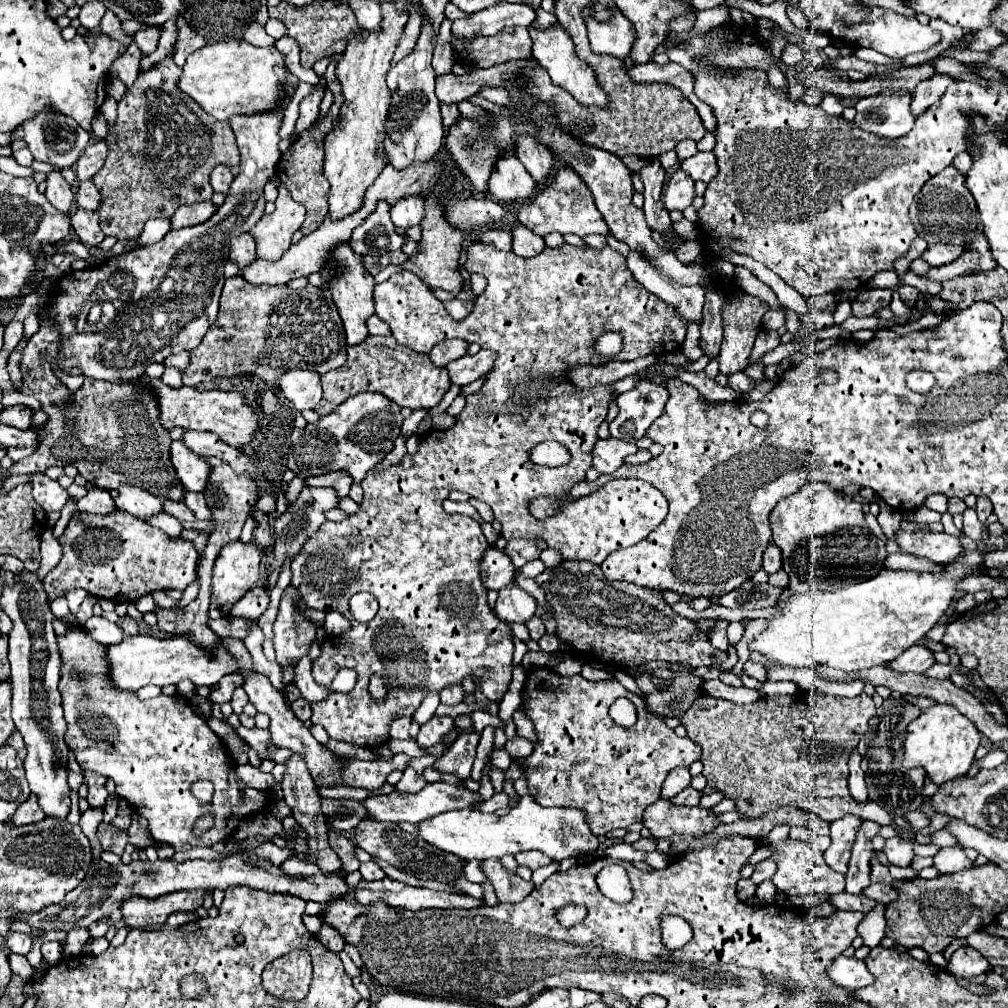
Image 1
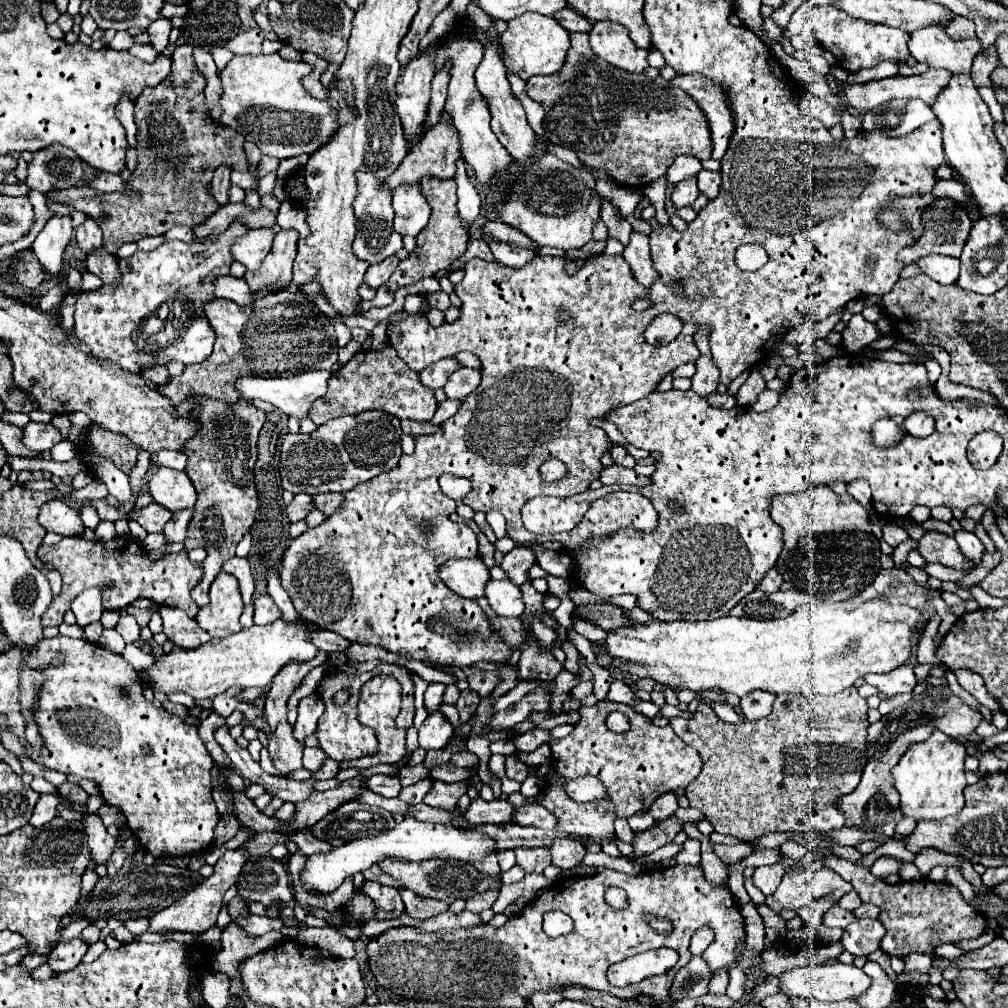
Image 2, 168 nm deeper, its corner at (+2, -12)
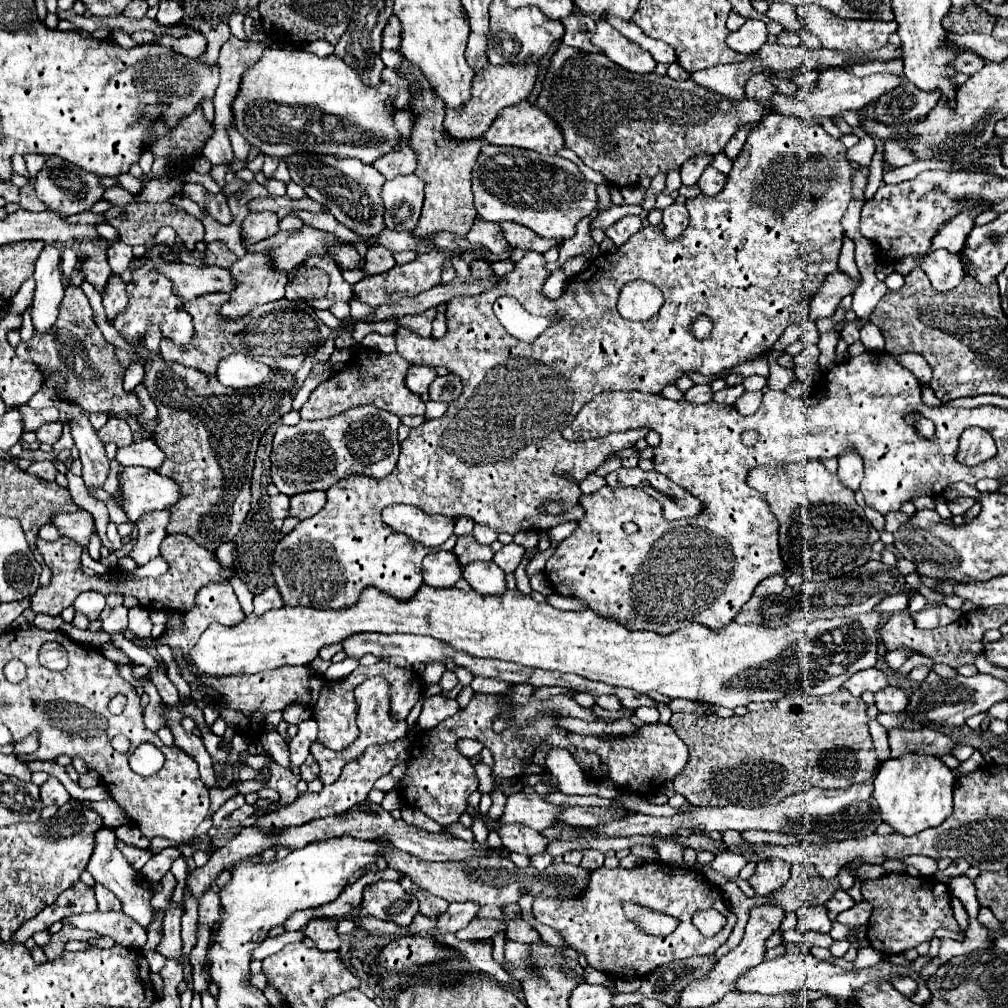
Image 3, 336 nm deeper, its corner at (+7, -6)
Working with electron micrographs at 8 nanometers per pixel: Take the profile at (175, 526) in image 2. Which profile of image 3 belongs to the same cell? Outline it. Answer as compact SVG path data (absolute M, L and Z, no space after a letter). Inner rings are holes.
M146 512L142 520L136 522L138 528L138 542L130 550L130 558L138 564L144 566L148 564L154 556L160 554L160 542L166 536L166 526L170 522L170 512Z

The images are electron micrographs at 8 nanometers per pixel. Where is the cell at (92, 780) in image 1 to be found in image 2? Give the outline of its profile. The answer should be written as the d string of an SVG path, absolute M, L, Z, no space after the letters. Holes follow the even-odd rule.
M85 814L83 826L85 826L85 834L91 848L91 858L97 864L105 864L117 840L107 832L107 828L103 826L103 820L99 820L99 814Z

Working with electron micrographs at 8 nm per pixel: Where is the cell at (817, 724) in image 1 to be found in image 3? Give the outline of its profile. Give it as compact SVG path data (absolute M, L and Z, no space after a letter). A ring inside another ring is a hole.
M838 690L836 694L828 694L828 696L806 696L806 698L782 698L776 702L776 706L768 712L748 712L746 716L732 716L732 718L720 718L720 716L706 716L706 718L698 718L694 714L682 714L682 712L674 712L670 718L670 726L674 728L674 732L680 736L680 740L688 746L688 754L690 760L686 762L686 770L682 770L676 778L674 778L674 790L678 794L682 794L692 806L726 806L726 804L742 804L746 808L752 806L770 806L770 804L778 804L780 800L784 800L790 794L802 792L806 788L846 788L850 784L864 784L868 780L872 780L872 772L878 768L876 762L876 752L874 752L874 744L868 732L868 714L866 714L866 704L862 702L862 698L854 698L850 696L846 690Z

